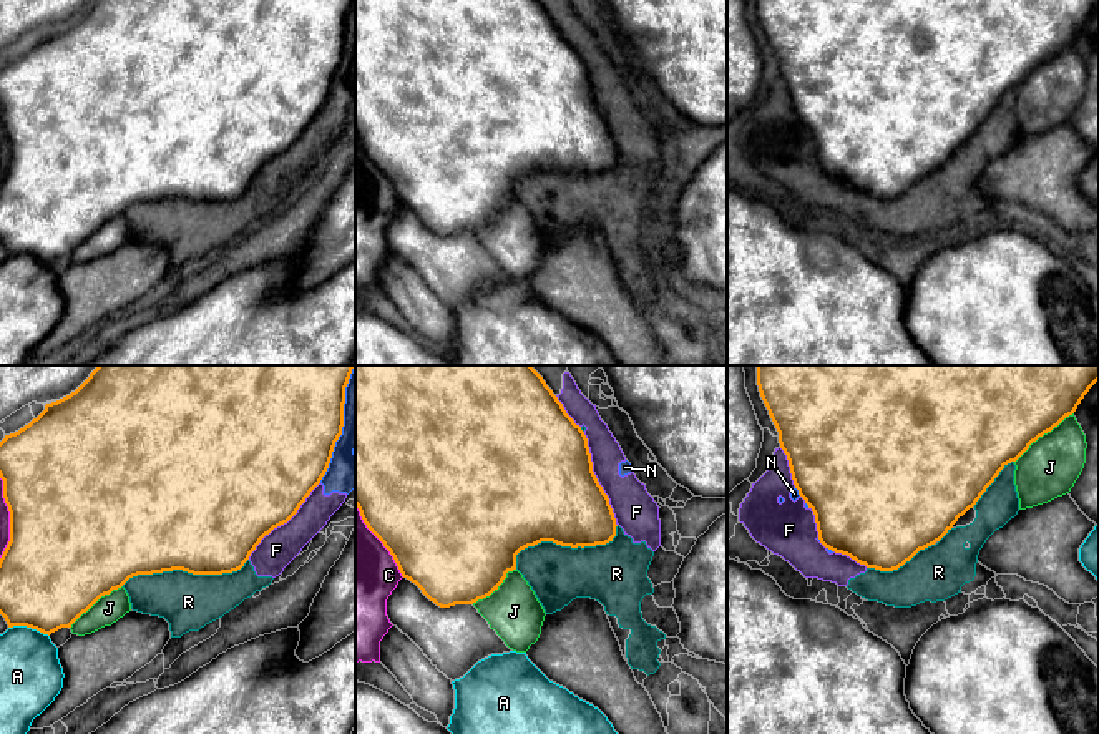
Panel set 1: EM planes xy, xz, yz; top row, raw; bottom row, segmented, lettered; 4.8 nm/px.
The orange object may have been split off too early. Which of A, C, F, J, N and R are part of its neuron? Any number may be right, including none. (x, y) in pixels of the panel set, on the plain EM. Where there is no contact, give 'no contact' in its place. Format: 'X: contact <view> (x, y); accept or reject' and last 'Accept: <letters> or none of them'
A: contact xy (29, 254); reject
C: contact xy (10, 146); reject
F: contact xz (596, 107); reject
J: contact yz (1043, 62); reject
N: contact xy (342, 53); reject
R: contact xy (185, 198); reject
Accept: none of them

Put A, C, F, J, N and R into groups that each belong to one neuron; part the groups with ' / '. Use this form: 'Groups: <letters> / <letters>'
Groups: A / C / F N R / J

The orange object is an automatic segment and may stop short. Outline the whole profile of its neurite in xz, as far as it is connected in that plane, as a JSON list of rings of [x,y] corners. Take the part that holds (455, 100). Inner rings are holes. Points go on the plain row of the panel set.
[[[355,0],[355,135],[367,156],[393,184],[403,206],[440,236],[473,232],[490,224],[516,198],[516,183],[541,169],[584,176],[616,164],[609,126],[594,100],[588,66],[538,0]]]

